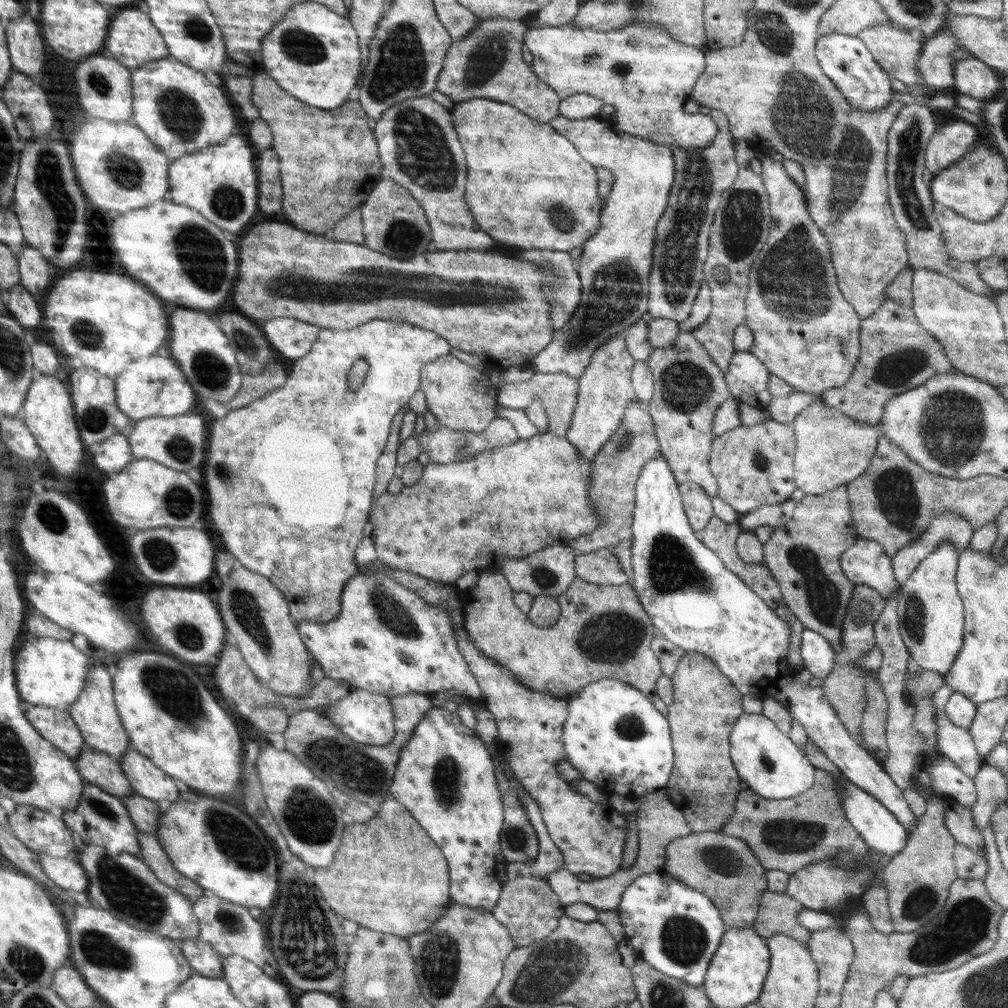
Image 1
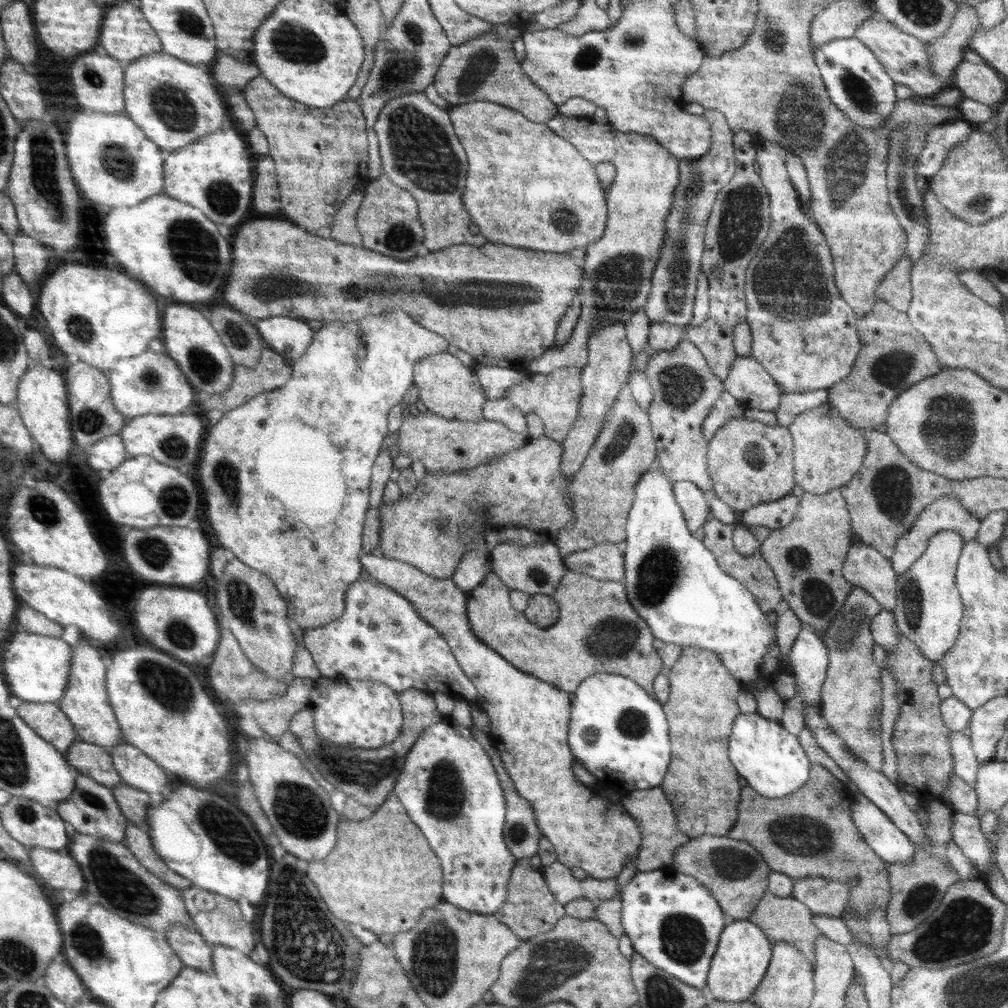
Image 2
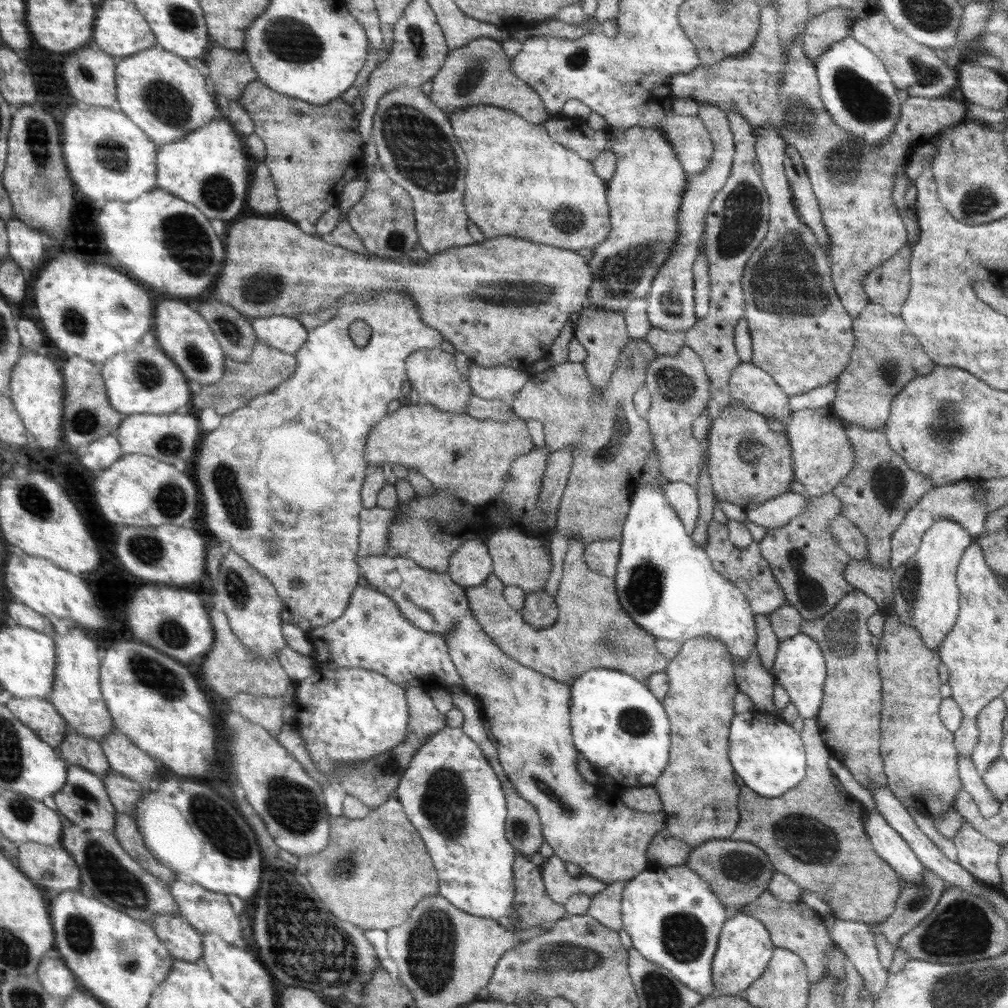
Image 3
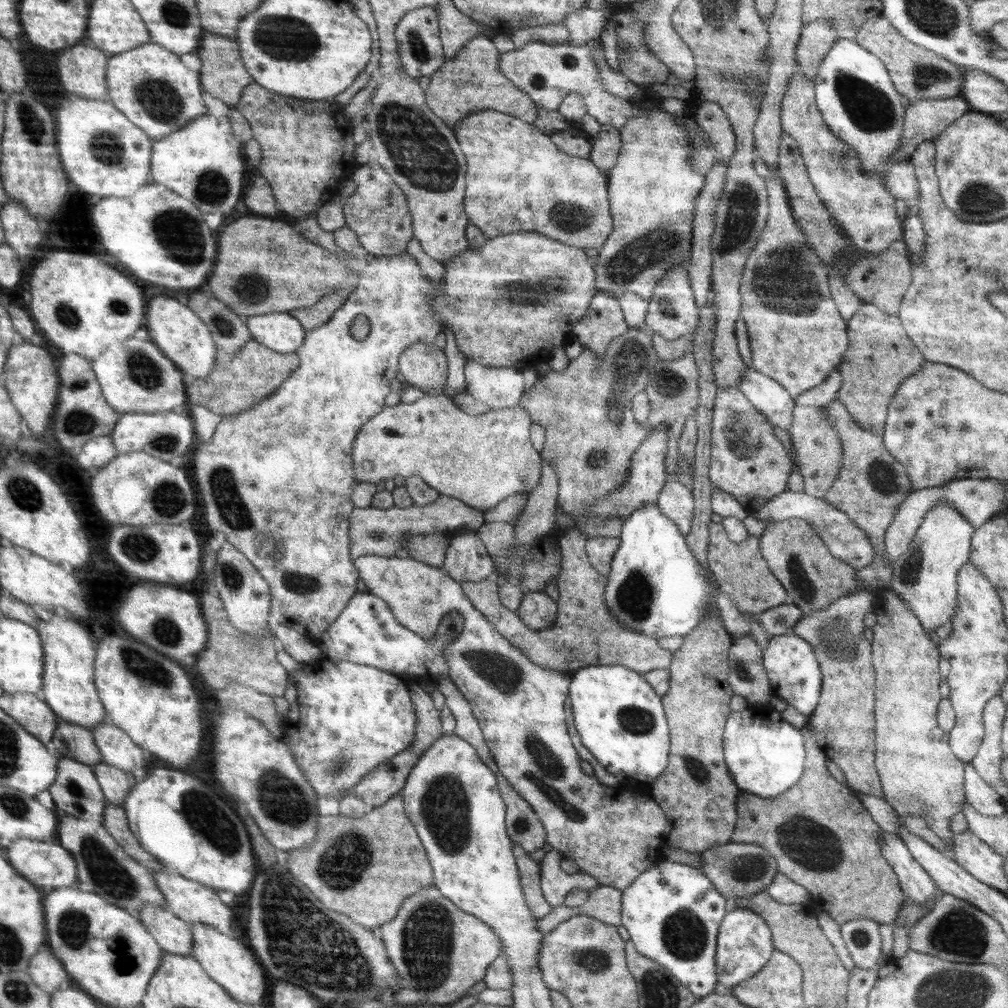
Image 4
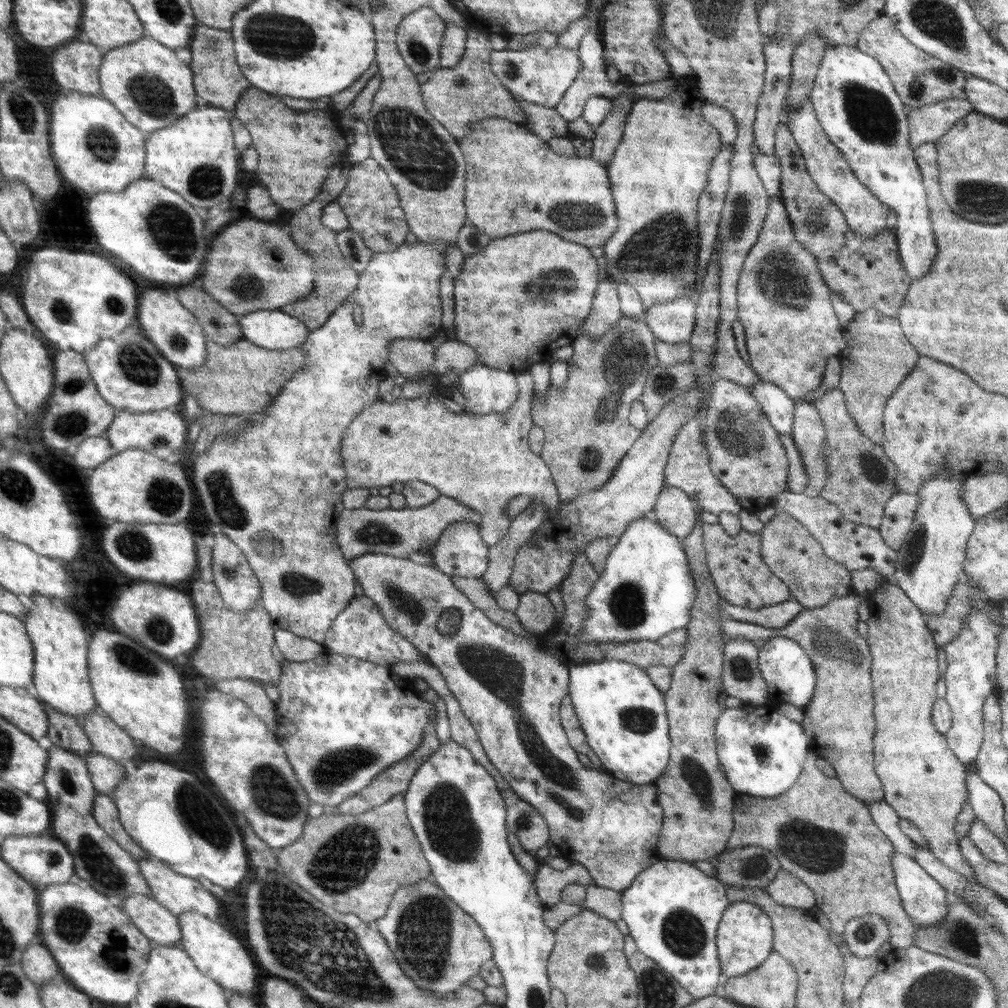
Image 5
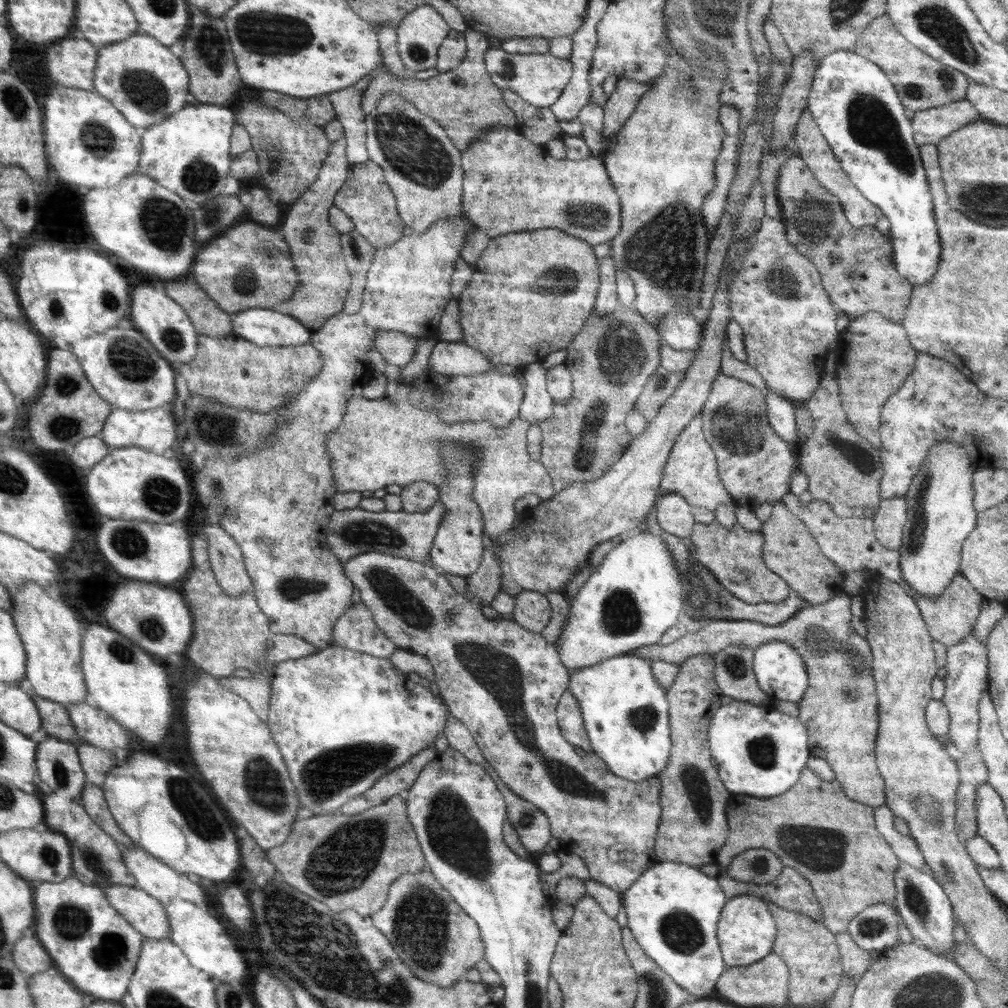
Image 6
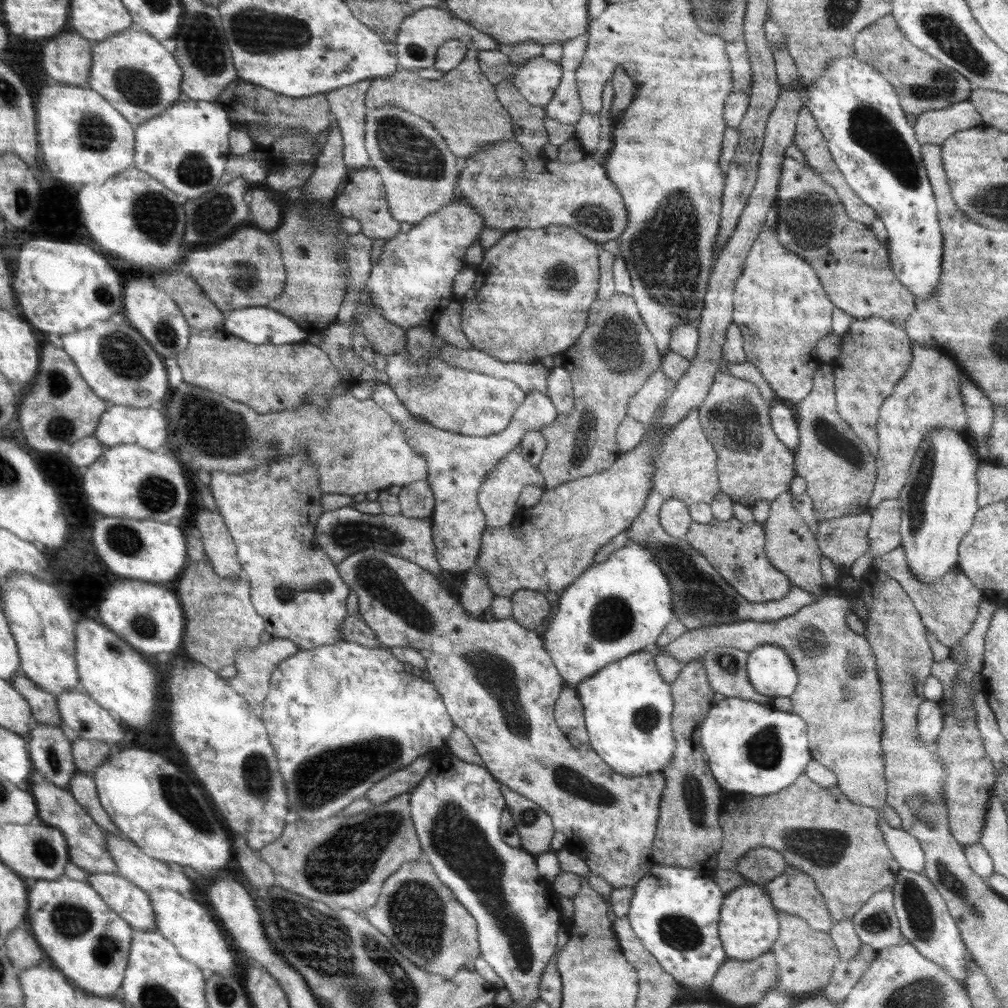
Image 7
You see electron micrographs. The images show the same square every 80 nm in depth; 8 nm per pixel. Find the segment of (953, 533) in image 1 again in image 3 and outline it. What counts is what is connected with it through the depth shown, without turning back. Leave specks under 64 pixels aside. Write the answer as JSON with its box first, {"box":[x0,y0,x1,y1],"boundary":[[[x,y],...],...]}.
{"box":[891,480,990,571],"boundary":[[[962,480],[954,483],[948,483],[944,486],[933,487],[906,513],[900,526],[896,528],[891,538],[891,570],[894,571],[899,566],[908,562],[908,559],[916,554],[920,541],[924,533],[939,518],[947,518],[957,522],[962,528],[968,531],[973,538],[983,532],[986,517],[990,510],[985,506],[985,490],[975,484],[975,481]]]}

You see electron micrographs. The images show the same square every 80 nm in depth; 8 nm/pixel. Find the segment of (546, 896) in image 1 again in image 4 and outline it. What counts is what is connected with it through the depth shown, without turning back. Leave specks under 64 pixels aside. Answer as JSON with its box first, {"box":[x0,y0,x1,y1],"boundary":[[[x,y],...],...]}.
{"box":[512,842,552,920],"boundary":[[[513,842],[512,852],[517,864],[522,892],[528,908],[533,912],[536,920],[550,914],[552,907],[543,898],[541,883],[541,868],[539,862],[530,857],[521,846]]]}

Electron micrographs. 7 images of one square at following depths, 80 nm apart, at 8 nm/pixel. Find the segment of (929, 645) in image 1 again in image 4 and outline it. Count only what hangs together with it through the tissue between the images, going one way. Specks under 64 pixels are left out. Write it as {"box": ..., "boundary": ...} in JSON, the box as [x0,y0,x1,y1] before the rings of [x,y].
{"box":[888,502,975,636],"boundary":[[[939,502],[925,514],[907,552],[891,568],[893,580],[888,588],[903,598],[923,629],[932,636],[935,636],[934,632],[939,626],[946,624],[955,614],[957,576],[962,565],[969,560],[974,531],[975,528],[955,506]]]}

